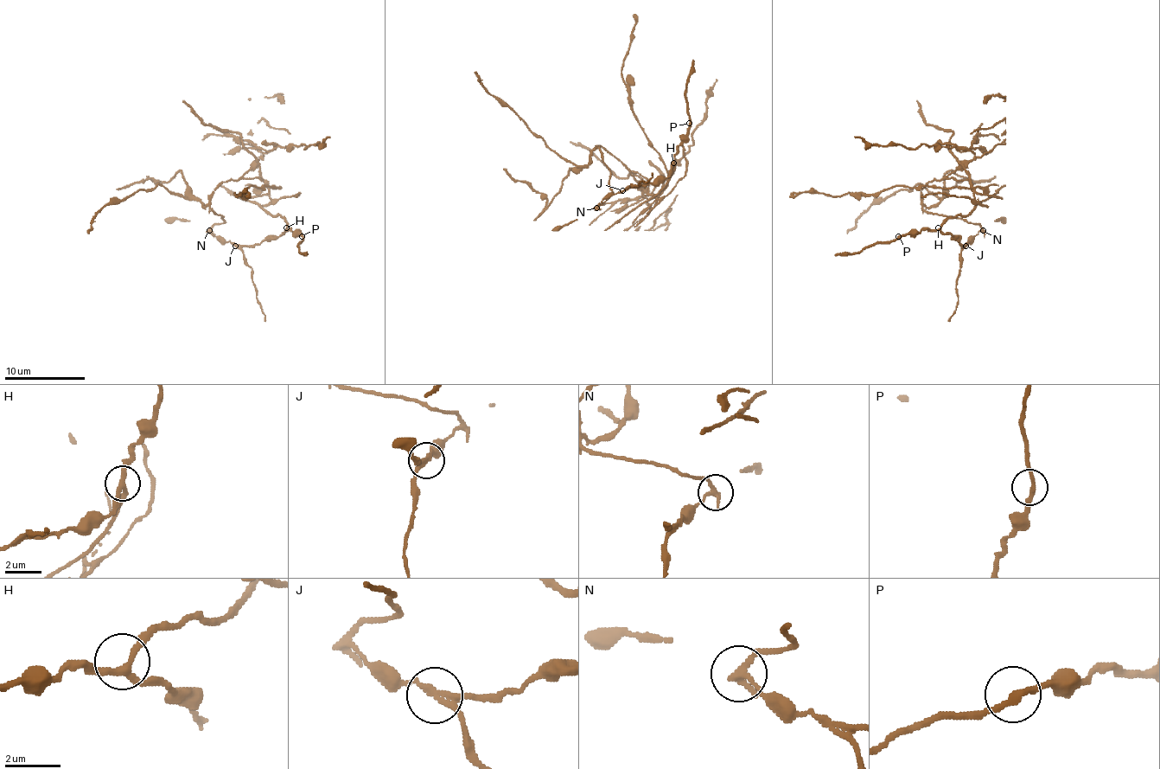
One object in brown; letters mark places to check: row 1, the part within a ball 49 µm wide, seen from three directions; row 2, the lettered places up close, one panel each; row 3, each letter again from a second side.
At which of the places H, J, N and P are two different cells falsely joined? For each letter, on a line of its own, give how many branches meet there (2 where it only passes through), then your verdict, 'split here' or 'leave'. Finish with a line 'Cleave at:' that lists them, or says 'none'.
H: branches 3; leave
J: branches 3; split here
N: branches 2; split here
P: branches 2; leave
Cleave at: J, N

